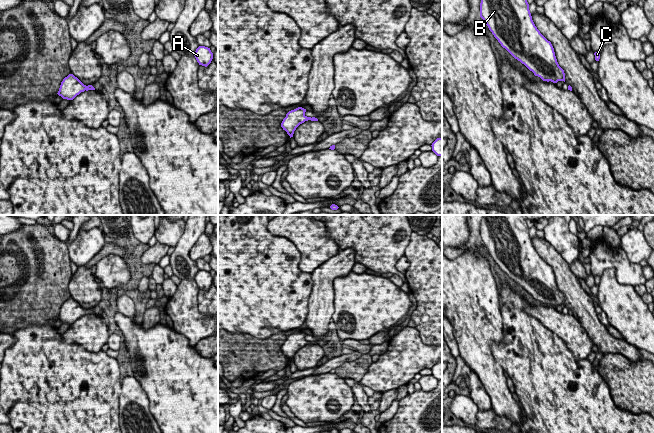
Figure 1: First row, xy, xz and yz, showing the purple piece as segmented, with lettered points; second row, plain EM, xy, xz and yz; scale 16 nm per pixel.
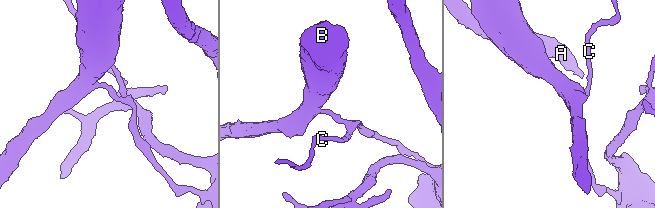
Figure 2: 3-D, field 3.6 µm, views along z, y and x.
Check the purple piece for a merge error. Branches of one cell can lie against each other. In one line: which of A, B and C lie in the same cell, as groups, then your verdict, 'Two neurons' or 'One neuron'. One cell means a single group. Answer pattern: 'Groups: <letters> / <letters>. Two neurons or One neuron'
Groups: A C / B. Two neurons

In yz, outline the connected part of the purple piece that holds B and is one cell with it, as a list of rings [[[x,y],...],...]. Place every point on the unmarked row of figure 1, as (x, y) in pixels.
[[[483,215],[480,241],[501,270],[535,300],[565,306],[554,272],[535,250],[522,215]]]

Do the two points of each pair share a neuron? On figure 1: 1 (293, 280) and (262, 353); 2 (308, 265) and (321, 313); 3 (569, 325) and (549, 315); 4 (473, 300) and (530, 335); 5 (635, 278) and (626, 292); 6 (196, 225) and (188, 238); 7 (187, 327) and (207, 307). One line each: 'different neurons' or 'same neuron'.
1: different neurons
2: different neurons
3: same neuron
4: different neurons
5: different neurons
6: same neuron
7: different neurons

